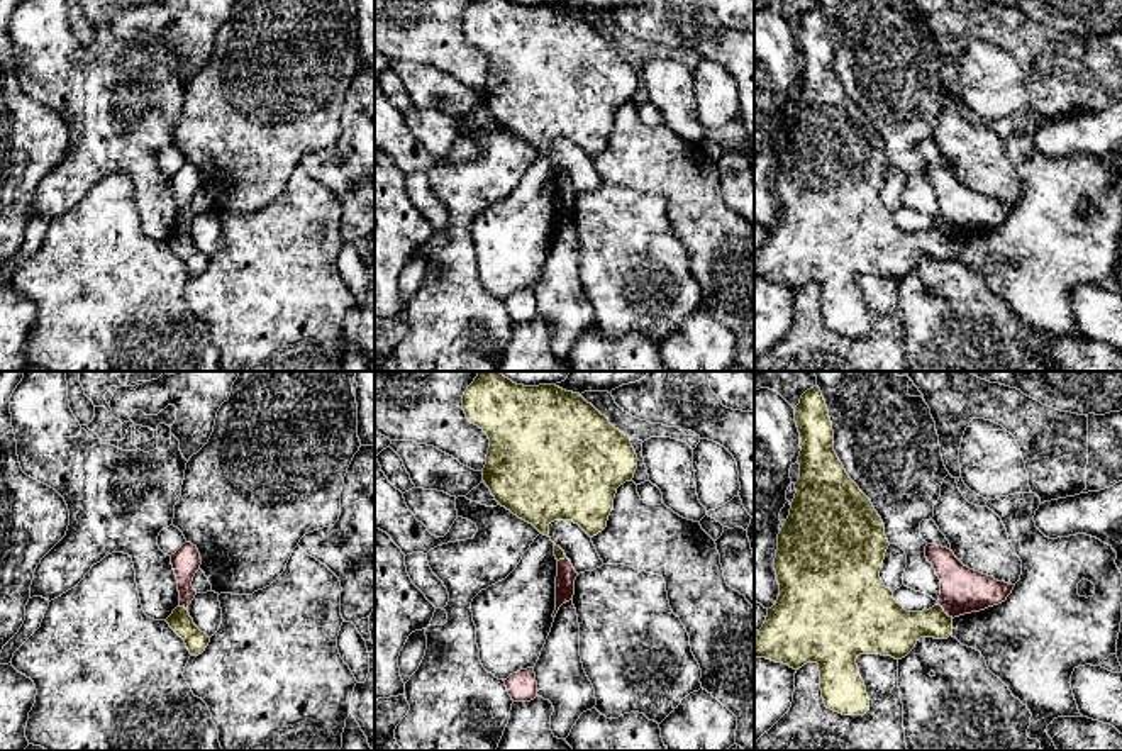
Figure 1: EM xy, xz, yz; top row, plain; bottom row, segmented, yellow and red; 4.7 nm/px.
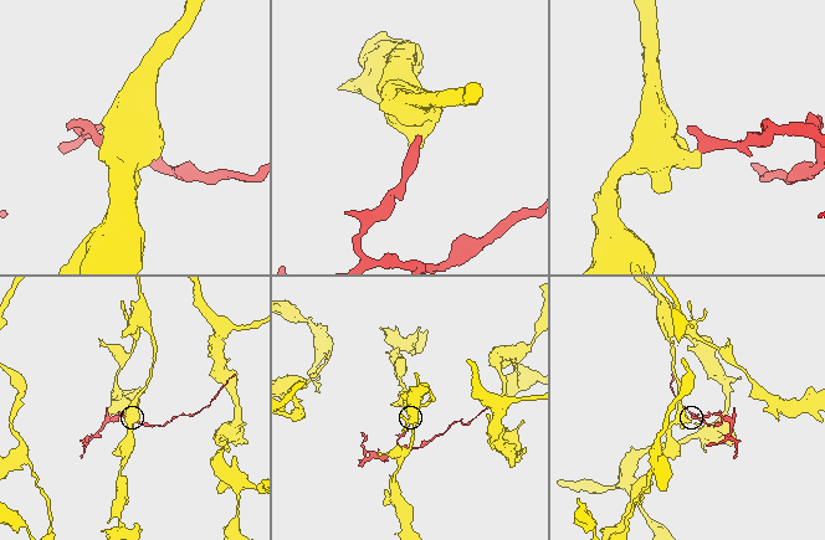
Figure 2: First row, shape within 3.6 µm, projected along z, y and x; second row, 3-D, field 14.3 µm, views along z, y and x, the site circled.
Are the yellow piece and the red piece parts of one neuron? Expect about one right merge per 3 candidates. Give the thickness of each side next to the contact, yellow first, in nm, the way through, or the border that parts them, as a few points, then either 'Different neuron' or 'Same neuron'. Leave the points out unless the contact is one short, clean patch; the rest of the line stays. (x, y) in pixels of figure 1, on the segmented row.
Thickness 220 nm (yellow) against 220 nm. Boundary: yz (938, 602), (953, 617). Different neuron

